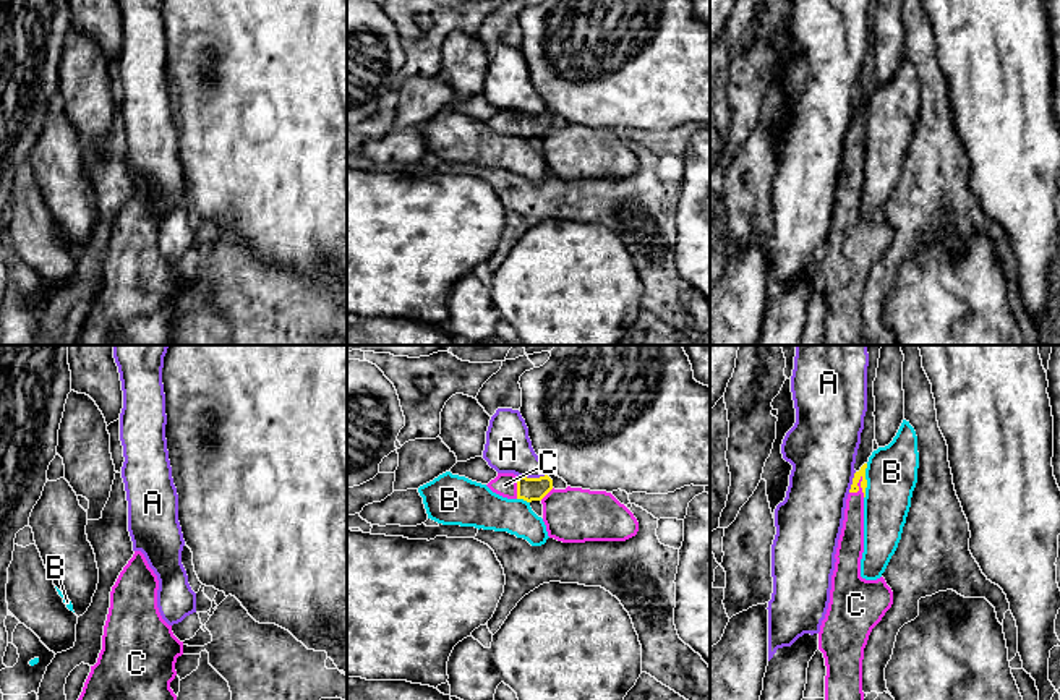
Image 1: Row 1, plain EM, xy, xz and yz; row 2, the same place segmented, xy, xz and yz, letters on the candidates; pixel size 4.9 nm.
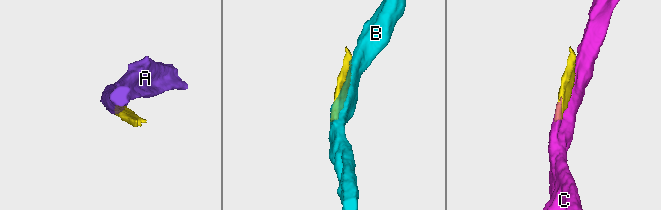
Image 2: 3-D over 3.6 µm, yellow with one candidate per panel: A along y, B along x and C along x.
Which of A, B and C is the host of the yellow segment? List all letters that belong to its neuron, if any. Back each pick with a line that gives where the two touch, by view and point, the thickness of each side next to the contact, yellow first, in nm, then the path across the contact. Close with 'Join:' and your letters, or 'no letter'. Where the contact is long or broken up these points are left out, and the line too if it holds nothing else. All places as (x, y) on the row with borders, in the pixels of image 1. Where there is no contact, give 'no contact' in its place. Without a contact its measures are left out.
C: yz (861, 486) | 50/110 nm
Join: C

